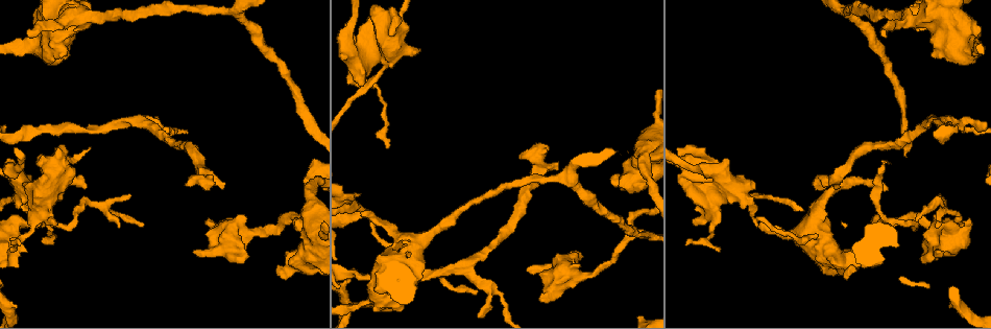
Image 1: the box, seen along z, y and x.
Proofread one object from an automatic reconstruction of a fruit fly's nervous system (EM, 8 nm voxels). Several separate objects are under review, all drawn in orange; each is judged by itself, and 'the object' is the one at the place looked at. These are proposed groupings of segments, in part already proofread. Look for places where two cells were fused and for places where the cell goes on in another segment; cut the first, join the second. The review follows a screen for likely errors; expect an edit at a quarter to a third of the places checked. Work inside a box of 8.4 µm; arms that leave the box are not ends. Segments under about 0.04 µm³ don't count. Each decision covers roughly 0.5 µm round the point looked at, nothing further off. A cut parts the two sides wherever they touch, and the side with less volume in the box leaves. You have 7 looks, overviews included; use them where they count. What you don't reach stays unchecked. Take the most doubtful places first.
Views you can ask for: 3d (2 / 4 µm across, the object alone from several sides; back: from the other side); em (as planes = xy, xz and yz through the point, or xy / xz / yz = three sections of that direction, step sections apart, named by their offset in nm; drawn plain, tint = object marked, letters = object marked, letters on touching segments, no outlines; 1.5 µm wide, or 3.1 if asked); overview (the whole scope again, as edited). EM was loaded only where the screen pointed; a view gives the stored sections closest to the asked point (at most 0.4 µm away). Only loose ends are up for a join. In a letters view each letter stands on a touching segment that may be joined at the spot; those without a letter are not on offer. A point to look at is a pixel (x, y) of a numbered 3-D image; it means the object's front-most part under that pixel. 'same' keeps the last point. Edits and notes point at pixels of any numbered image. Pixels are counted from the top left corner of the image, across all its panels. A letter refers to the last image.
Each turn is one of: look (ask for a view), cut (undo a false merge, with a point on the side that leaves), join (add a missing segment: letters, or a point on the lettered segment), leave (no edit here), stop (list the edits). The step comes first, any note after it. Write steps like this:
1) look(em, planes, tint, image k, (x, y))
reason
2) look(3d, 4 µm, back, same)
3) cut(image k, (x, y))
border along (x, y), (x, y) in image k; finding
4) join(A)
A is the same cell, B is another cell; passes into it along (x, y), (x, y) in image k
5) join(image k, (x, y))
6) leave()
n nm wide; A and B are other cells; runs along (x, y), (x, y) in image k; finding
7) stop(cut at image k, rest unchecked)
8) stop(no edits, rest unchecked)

look(em, planes, letters, image 1, (28, 35))
thin end

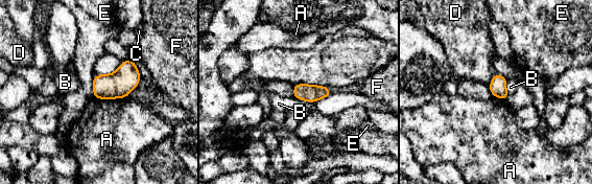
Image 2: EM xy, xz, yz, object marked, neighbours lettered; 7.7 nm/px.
leave()
A touches over 240 nm; A, B, C, D, E and F are other cells; border along (94, 96), (99, 98), (125, 97) in image 2; none of them fits

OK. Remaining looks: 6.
look(em, planes, tint, image 1, (938, 251))
free end

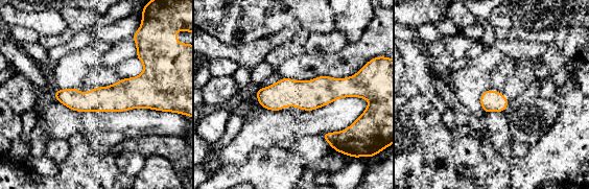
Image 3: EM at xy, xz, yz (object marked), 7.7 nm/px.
look(em, planes, letters, same)
see the neighbours

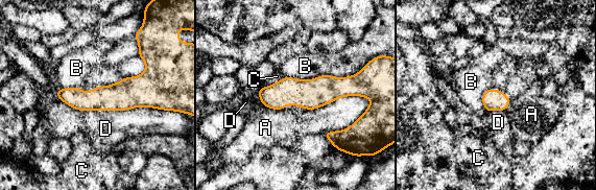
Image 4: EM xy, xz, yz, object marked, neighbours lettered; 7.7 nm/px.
leave()
A, B, C and D are other cells; runs along (162, 87), (109, 98), (60, 95) in image 4; none of them fits

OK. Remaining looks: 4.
look(em, planes, letters, image 1, (392, 65))
free end

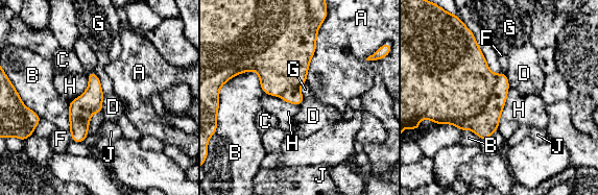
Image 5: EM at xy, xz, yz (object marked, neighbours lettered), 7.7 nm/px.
cut(image 5, (483, 125))
A, B, C, D, F, G, H and J are other cells; the part that leaves runs along (93, 75), (74, 139) in image 5; a second cell is stuck on

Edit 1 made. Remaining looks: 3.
stop(cut at image 5, rest unchecked)

